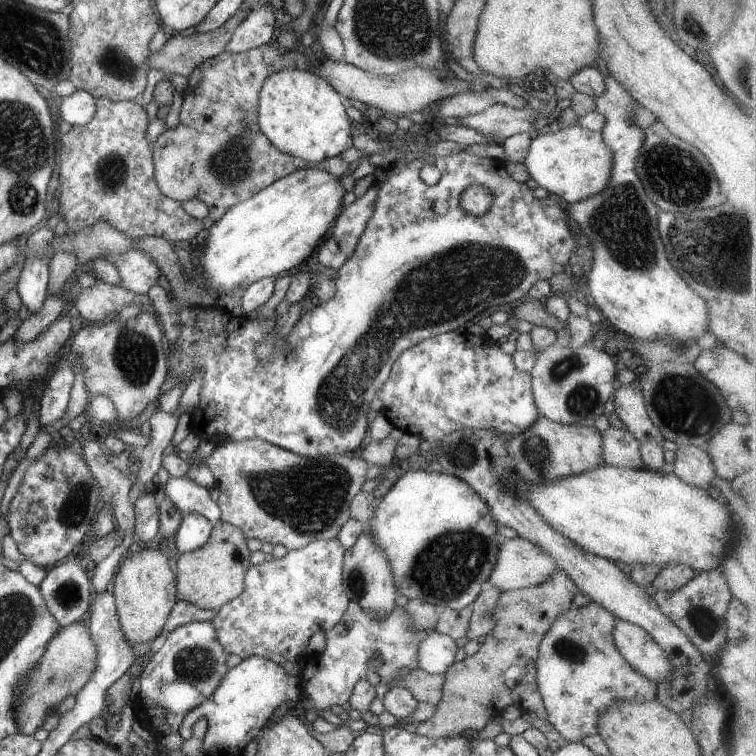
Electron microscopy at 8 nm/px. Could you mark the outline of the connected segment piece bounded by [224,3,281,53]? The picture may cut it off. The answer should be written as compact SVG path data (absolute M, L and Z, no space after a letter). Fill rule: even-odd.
M269 3L252 10L235 28L224 50L240 53L267 44L273 36L274 21L280 14L281 11L274 10Z

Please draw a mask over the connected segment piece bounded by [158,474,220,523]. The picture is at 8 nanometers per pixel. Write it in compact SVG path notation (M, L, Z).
M186 474L180 477L172 475L158 494L167 497L182 516L187 516L188 512L196 512L209 522L220 520L219 506L209 497L208 489L197 486Z

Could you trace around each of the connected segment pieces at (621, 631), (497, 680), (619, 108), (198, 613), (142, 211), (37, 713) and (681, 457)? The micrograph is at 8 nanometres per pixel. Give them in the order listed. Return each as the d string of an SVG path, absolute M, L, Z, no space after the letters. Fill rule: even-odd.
M615 619L613 644L637 674L659 684L671 670L661 646L636 624Z
M555 570L545 582L511 591L501 591L493 612L495 624L475 654L451 663L444 672L441 698L435 714L418 723L414 733L430 739L451 738L467 730L480 733L489 717L499 715L504 708L514 705L545 718L545 708L537 690L534 660L543 634L553 620L569 610L577 586L562 570Z
M606 76L605 90L601 96L593 98L595 110L605 117L600 134L605 146L611 150L611 172L605 188L581 202L566 206L568 218L579 226L579 232L591 242L591 268L587 274L587 290L594 302L594 308L601 312L615 329L635 339L653 341L665 336L679 340L697 340L705 330L705 304L701 298L689 290L687 283L673 270L663 250L663 242L659 238L656 225L657 208L649 202L643 192L643 186L635 174L637 154L641 150L641 142L645 138L645 130L633 124L632 111L639 104L613 80Z
M176 600L171 612L169 612L163 628L161 628L161 634L157 634L155 638L155 650L161 646L161 642L165 640L167 634L171 632L177 626L193 621L210 621L215 614L214 610L197 608L185 600Z
M108 98L95 99L95 114L84 125L72 125L71 129L59 135L57 152L59 168L57 176L56 209L66 228L79 232L93 226L97 220L107 222L113 230L125 234L131 240L143 237L159 237L171 243L187 241L202 229L201 219L190 217L182 209L180 201L171 200L159 192L154 179L152 144L147 142L146 128L149 122L145 109L133 101L112 101Z
M81 620L71 622L67 626L59 627L53 634L53 638L44 646L41 660L25 678L21 678L17 684L13 684L13 716L17 733L33 735L35 730L41 727L45 718L51 715L51 710L61 704L65 696L75 696L93 672L95 668L95 644L91 639L89 628L83 625Z
M679 445L675 451L671 472L685 484L707 489L709 482L716 476L714 467L705 450L697 446Z

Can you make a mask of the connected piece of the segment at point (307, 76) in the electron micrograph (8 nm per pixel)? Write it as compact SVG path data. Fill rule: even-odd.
M285 68L270 74L263 81L257 101L257 126L283 154L317 165L352 146L351 120L345 115L343 97L313 72Z

